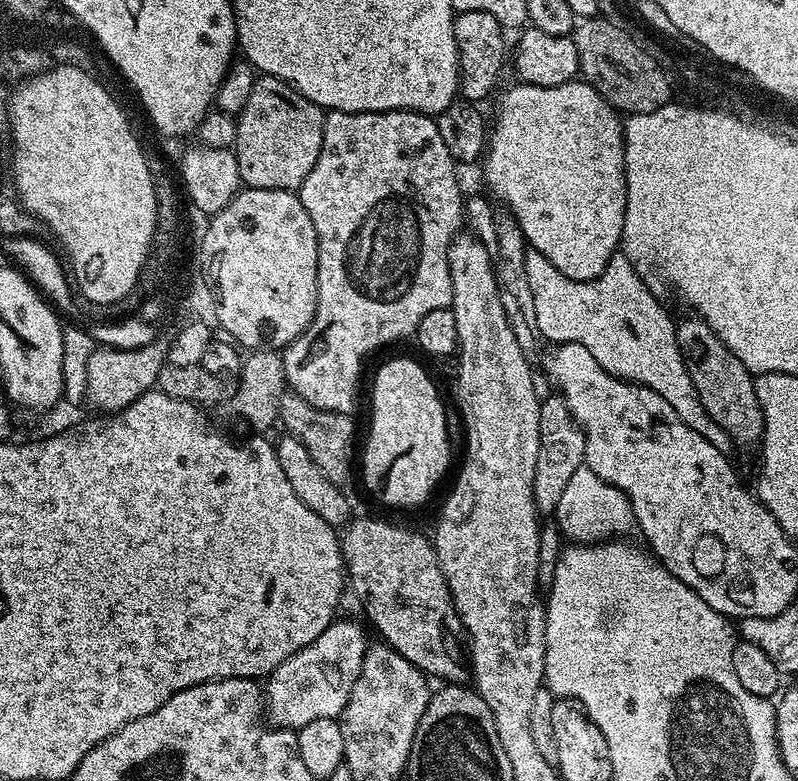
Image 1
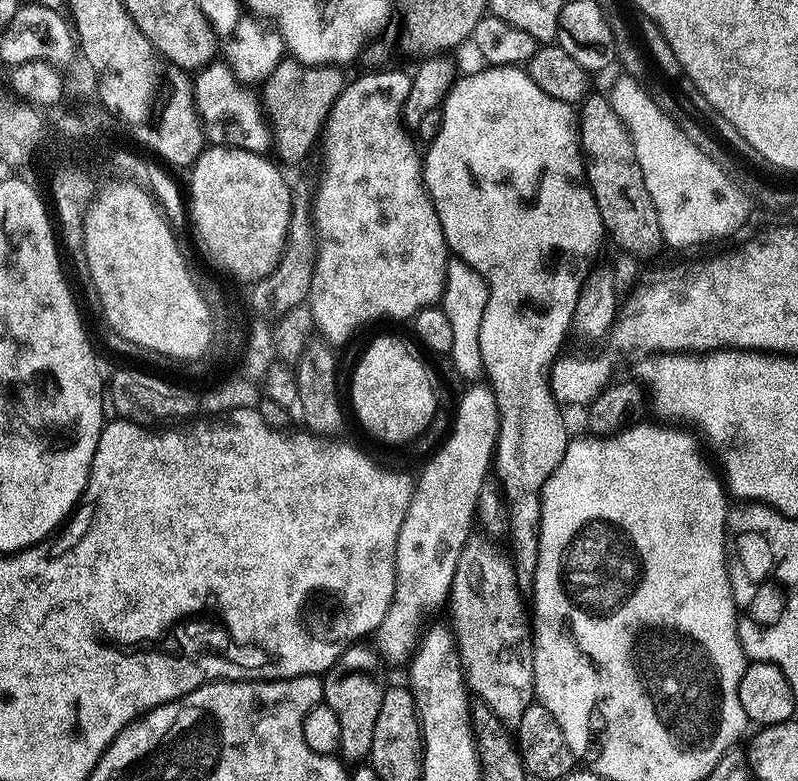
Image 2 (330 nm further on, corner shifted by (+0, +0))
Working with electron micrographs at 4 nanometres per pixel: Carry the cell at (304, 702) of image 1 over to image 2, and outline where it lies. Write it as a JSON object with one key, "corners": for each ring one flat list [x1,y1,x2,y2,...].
{"corners":[[472,386,468,393,460,400,460,405,456,408,456,417,452,420,452,433,448,436,448,441,437,450,432,456,432,461,425,466,420,472,420,477,417,475,414,480,414,487,412,489,412,501,406,510,406,518,402,522,402,530,398,530,398,546,396,547,396,585,394,586,394,596,392,598,392,605,386,614,386,618,382,621,379,628,374,633,374,648,377,653,385,661,388,660,392,664,400,664,409,659,415,653,421,639,422,627,420,623,424,620,424,612,432,612,435,608,443,609,448,602,448,595,452,592,452,583,454,582,454,570,458,566,458,558,462,554,462,550,468,545,470,535,473,533,472,524,474,526,474,517,477,515,476,504,479,501,479,494,482,489,483,479,489,474,490,469,494,464,494,457,496,454,496,440,500,437,500,415,498,414,498,406,496,405,496,398,492,393,492,389,488,386,476,388,480,386]]}

